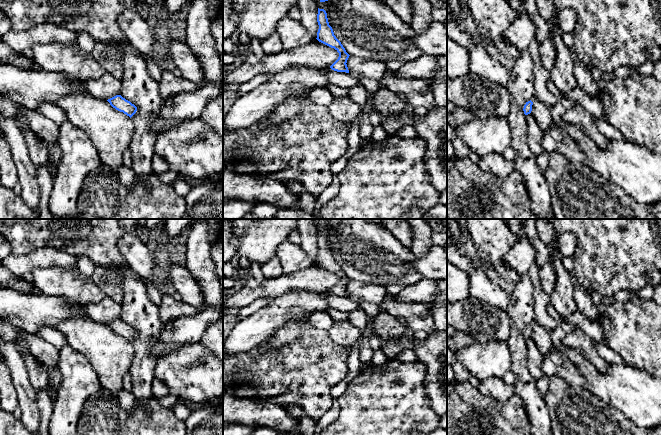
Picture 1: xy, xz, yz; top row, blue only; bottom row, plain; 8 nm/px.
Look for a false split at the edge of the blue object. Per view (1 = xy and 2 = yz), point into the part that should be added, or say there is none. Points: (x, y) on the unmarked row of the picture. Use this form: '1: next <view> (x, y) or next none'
1: next none
2: next none

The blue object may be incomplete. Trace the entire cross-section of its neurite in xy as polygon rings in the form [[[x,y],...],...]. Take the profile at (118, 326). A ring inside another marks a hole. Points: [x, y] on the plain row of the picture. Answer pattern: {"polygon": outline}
{"polygon": [[[116,319],[107,324],[116,334],[123,336],[130,342],[136,337],[137,331],[121,319]]]}

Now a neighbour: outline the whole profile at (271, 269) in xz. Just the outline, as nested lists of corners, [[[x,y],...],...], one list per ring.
[[[277,256],[261,264],[261,268],[266,279],[274,279],[284,274],[280,259]]]

